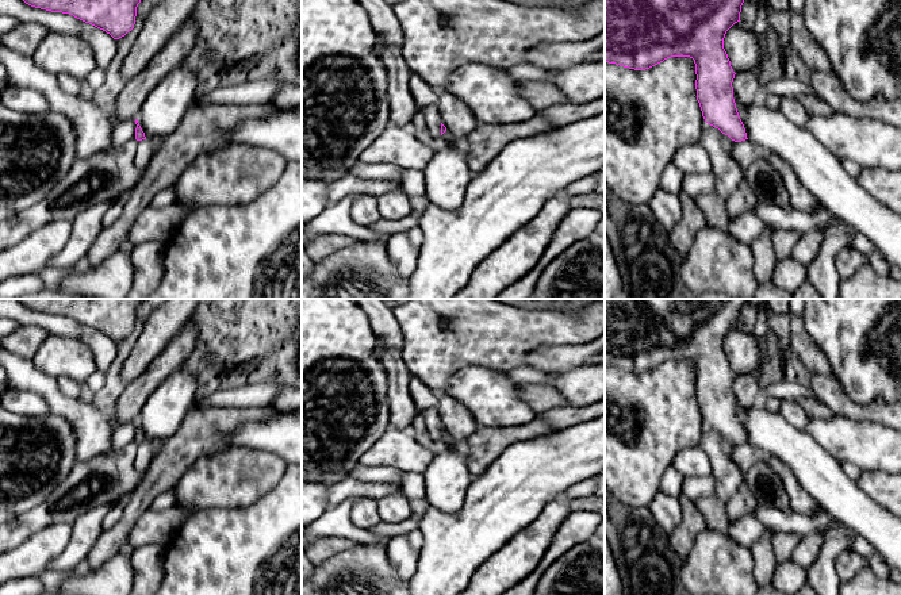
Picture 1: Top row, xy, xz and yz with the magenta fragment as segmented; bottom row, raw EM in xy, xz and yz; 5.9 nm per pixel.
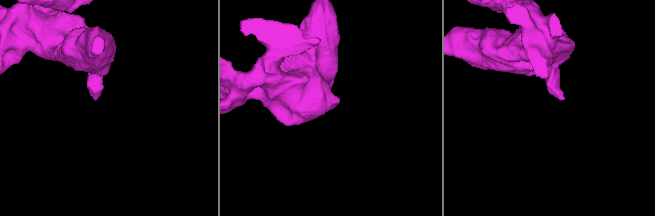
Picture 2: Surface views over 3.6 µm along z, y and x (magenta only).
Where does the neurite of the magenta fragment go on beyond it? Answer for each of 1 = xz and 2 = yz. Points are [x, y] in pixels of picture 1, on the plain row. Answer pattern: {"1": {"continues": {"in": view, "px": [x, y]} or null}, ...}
{"1": {"continues": null}, "2": {"continues": null}}

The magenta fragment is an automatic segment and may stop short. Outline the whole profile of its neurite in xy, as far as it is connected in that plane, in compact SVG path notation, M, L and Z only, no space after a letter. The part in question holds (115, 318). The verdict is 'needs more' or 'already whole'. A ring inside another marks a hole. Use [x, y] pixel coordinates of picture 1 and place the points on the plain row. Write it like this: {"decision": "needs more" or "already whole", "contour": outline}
{"decision": "already whole", "contour": "M19 299L26 307L73 318L114 342L134 331L137 310L145 299Z"}

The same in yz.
{"decision": "already whole", "contour": "M605 299L605 365L616 366L634 373L645 373L671 360L693 361L697 377L697 403L699 406L705 425L718 431L722 437L728 438L735 445L745 444L748 442L747 435L739 419L736 406L733 402L732 385L736 376L733 375L728 357L724 352L725 337L735 326L740 325L741 308L745 302L748 302L748 299Z"}

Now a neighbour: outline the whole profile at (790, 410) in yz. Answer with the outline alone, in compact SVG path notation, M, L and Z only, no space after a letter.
M786 399L781 403L779 408L781 415L790 426L806 431L809 416L805 410L798 404L797 400Z

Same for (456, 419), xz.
M448 395L438 396L437 410L441 426L456 441L465 441L479 427L472 414L459 400Z

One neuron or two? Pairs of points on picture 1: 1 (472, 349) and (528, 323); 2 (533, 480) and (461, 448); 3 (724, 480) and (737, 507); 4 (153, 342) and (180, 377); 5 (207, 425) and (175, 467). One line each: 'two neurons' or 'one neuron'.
1: one neuron
2: two neurons
3: two neurons
4: two neurons
5: one neuron

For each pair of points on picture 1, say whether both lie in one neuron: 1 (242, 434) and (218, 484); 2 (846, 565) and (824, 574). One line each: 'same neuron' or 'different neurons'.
1: different neurons
2: different neurons

